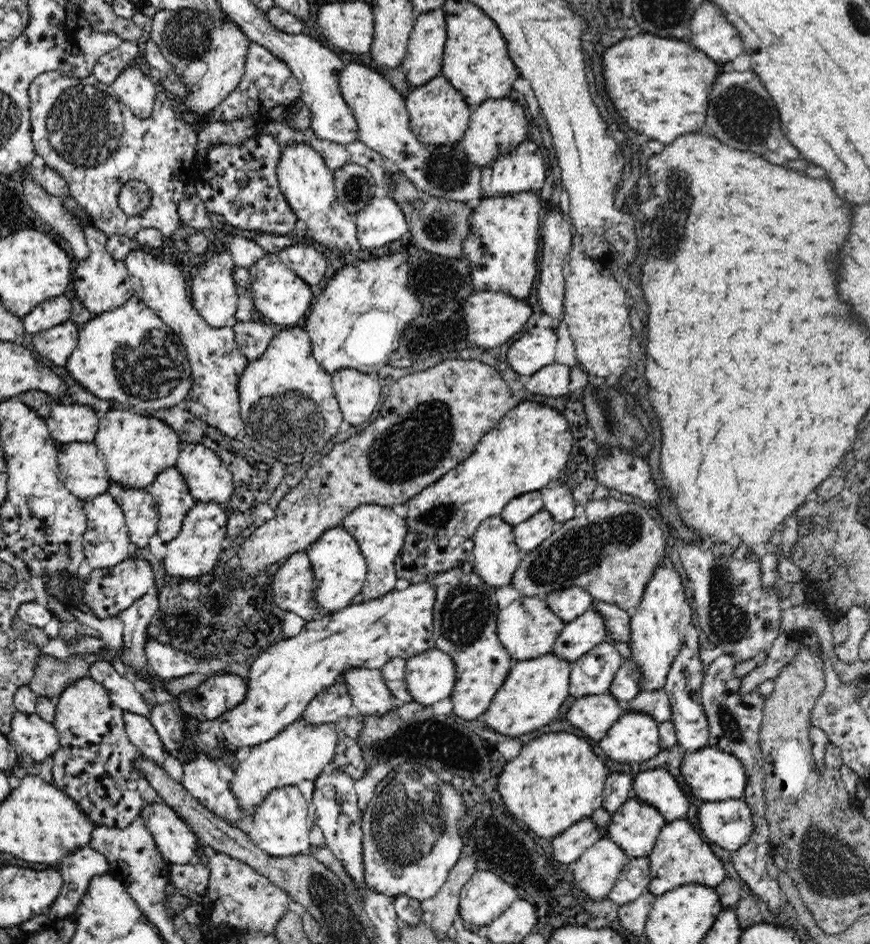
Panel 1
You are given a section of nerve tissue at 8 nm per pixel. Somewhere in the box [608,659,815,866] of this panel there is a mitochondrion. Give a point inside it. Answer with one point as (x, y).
(729, 727)

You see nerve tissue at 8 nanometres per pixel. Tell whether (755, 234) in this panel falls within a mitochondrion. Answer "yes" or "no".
no

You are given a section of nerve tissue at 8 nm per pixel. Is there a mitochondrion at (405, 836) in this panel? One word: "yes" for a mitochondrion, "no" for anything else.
yes

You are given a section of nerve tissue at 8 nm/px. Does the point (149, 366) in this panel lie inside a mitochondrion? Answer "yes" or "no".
yes

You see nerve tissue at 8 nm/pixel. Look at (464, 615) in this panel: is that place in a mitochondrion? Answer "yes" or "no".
yes

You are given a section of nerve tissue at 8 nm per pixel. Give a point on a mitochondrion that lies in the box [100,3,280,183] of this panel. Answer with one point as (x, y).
(187, 38)

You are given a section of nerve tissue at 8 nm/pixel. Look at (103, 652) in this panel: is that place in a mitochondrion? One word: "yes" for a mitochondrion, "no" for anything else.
no

